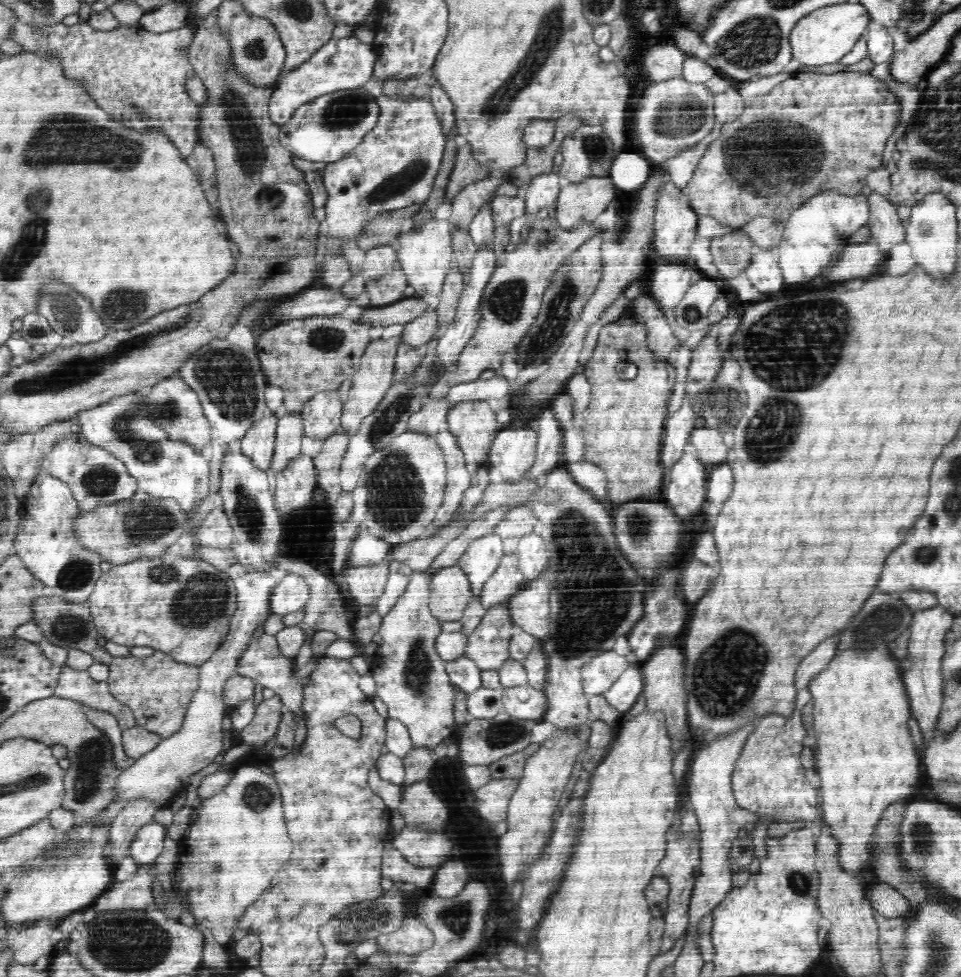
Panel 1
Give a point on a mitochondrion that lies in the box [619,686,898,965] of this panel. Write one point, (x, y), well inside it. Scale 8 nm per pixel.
(799, 877)

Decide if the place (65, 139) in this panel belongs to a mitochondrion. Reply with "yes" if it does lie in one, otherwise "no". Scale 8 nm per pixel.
yes

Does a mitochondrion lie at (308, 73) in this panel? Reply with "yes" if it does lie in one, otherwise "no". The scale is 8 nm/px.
no

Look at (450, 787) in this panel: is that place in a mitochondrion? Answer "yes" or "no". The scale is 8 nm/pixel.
no

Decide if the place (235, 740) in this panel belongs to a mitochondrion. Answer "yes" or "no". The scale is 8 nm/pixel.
no

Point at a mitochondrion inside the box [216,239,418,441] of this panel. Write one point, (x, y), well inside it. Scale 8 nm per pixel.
(326, 339)

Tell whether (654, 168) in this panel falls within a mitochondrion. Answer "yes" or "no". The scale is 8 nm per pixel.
no

